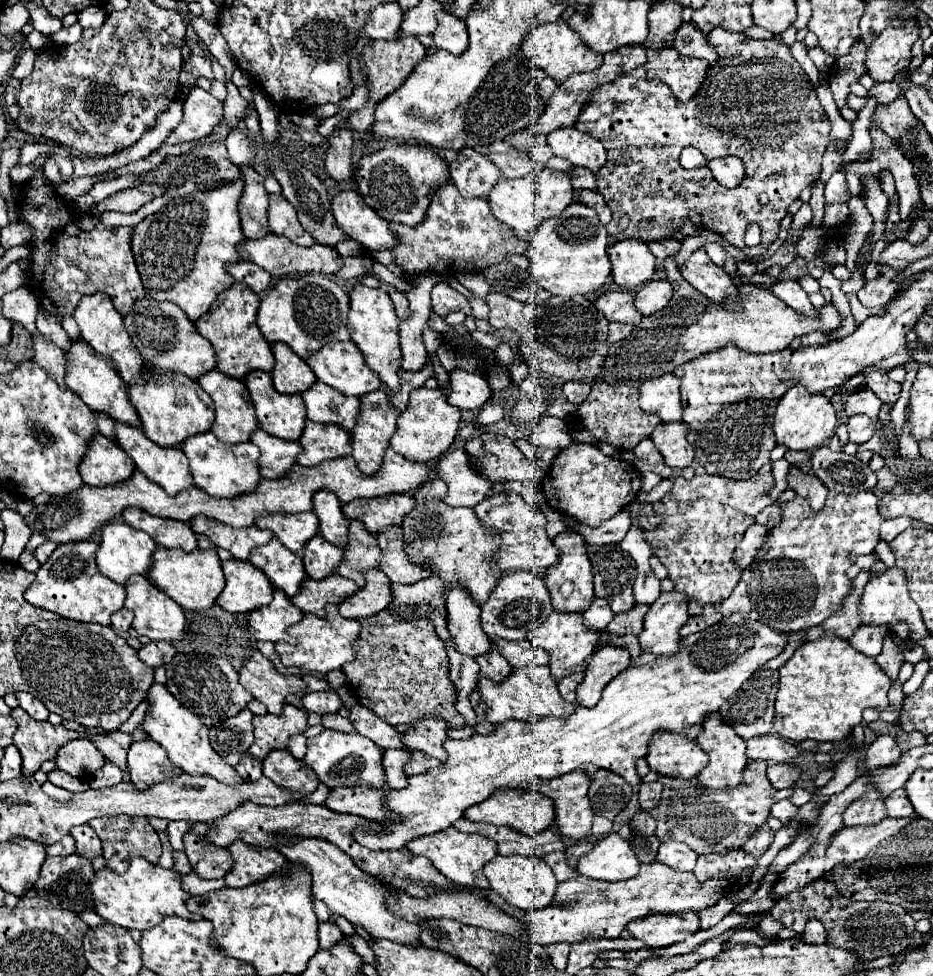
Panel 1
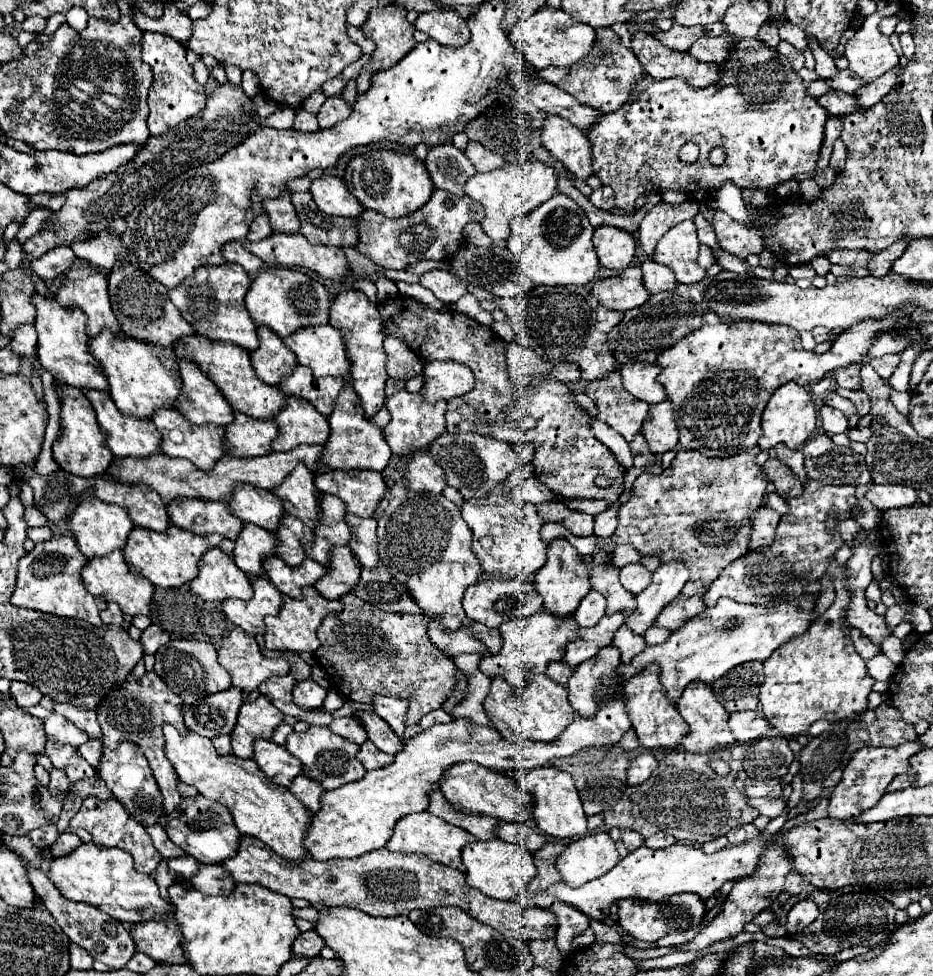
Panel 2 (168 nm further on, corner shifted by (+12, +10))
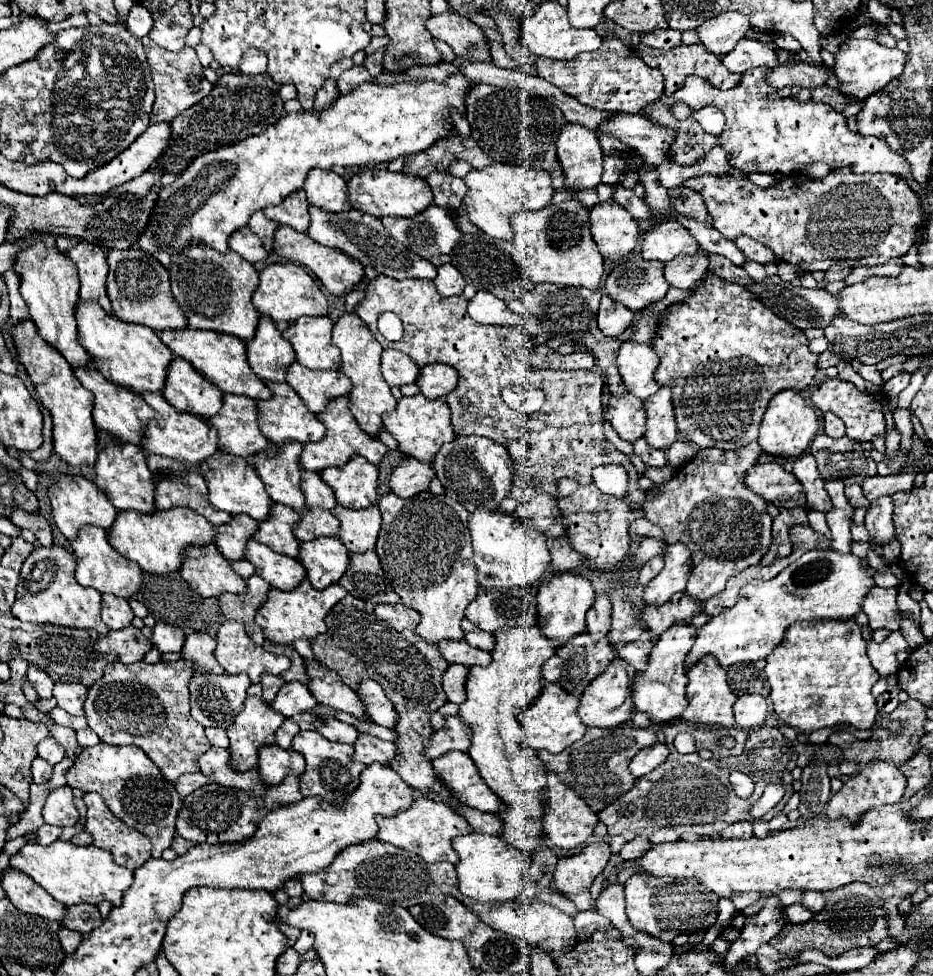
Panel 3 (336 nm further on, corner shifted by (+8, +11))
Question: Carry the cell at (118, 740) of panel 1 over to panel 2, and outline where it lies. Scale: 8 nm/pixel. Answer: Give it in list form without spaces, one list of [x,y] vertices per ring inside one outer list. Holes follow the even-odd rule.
[[[54,703],[54,711],[64,715],[68,721],[72,721],[76,727],[84,729],[92,739],[100,739],[100,725],[96,721],[96,713],[84,707],[76,707],[72,703]]]

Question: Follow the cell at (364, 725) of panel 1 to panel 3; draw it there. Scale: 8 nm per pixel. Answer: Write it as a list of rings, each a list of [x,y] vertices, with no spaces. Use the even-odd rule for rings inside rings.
[[[322,716],[314,722],[316,730],[326,736],[328,740],[334,740],[334,742],[346,742],[346,744],[354,744],[356,738],[358,738],[358,730],[352,726],[352,724],[344,724],[332,716]]]

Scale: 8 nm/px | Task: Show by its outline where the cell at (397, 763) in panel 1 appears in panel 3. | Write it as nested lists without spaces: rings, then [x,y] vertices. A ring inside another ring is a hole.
[[[360,734],[358,740],[354,742],[354,760],[362,762],[366,766],[370,766],[374,762],[390,764],[394,756],[396,756],[396,744],[384,742],[376,736]]]

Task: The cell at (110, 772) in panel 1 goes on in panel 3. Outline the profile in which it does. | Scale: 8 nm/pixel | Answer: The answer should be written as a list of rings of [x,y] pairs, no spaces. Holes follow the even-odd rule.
[[[86,728],[86,730],[80,730],[78,732],[78,744],[82,746],[82,748],[88,748],[88,746],[96,746],[100,742],[100,738],[96,736],[96,732],[92,732],[90,728]]]

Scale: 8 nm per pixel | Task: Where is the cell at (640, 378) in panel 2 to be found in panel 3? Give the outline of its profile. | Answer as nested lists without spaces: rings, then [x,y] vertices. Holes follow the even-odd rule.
[[[622,342],[622,348],[618,352],[618,370],[628,392],[640,400],[646,400],[658,392],[660,386],[654,380],[658,364],[660,360],[650,346]]]

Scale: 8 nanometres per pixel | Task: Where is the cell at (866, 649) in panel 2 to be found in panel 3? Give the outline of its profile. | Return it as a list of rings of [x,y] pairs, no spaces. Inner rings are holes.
[[[892,632],[884,642],[868,640],[868,658],[880,676],[896,674],[900,664],[896,660],[898,652],[906,652],[910,646],[900,632]]]

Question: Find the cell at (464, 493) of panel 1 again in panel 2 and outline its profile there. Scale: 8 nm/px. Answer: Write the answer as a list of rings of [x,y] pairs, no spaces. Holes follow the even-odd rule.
[[[416,451],[410,457],[404,477],[408,479],[408,491],[440,493],[446,487],[444,471],[436,465],[436,461],[432,461],[432,455],[428,451]]]

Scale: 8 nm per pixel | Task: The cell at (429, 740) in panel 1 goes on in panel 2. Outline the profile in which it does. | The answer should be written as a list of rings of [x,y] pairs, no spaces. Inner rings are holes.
[[[376,695],[372,699],[372,707],[374,707],[376,715],[380,715],[390,725],[390,729],[396,733],[396,737],[402,737],[402,733],[406,729],[404,721],[406,721],[406,711],[408,711],[408,701]]]

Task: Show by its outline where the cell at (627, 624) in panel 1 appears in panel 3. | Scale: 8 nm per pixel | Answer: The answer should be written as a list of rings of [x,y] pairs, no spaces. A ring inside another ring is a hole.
[[[582,632],[582,636],[574,636],[572,640],[568,640],[568,644],[564,644],[564,648],[558,648],[556,656],[562,658],[564,662],[564,674],[560,678],[560,686],[570,692],[570,694],[582,694],[584,688],[598,676],[604,672],[604,668],[610,664],[612,658],[616,658],[616,648],[612,648],[612,644],[608,644],[608,638],[604,636],[604,640],[592,644],[592,636],[588,636],[588,632]]]

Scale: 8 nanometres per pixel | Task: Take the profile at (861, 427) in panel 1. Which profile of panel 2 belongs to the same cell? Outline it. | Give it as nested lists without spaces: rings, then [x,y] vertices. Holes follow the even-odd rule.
[[[822,405],[820,417],[822,417],[822,427],[824,427],[826,435],[836,435],[836,433],[848,431],[848,421],[844,421],[844,413],[840,413],[838,409]]]

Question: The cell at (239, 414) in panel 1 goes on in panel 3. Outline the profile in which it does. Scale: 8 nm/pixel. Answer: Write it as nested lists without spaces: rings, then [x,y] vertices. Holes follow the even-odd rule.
[[[174,358],[168,368],[168,378],[162,396],[180,412],[200,416],[204,420],[216,416],[222,408],[224,394],[208,378],[200,376],[192,364]]]

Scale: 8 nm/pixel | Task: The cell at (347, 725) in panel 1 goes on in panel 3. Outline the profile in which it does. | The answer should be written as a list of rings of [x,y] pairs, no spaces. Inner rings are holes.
[[[264,674],[264,676],[262,676],[262,688],[264,688],[264,694],[262,694],[262,698],[264,698],[264,702],[272,704],[272,700],[276,698],[278,690],[280,690],[284,684],[286,684],[286,682],[284,682],[280,676]]]

